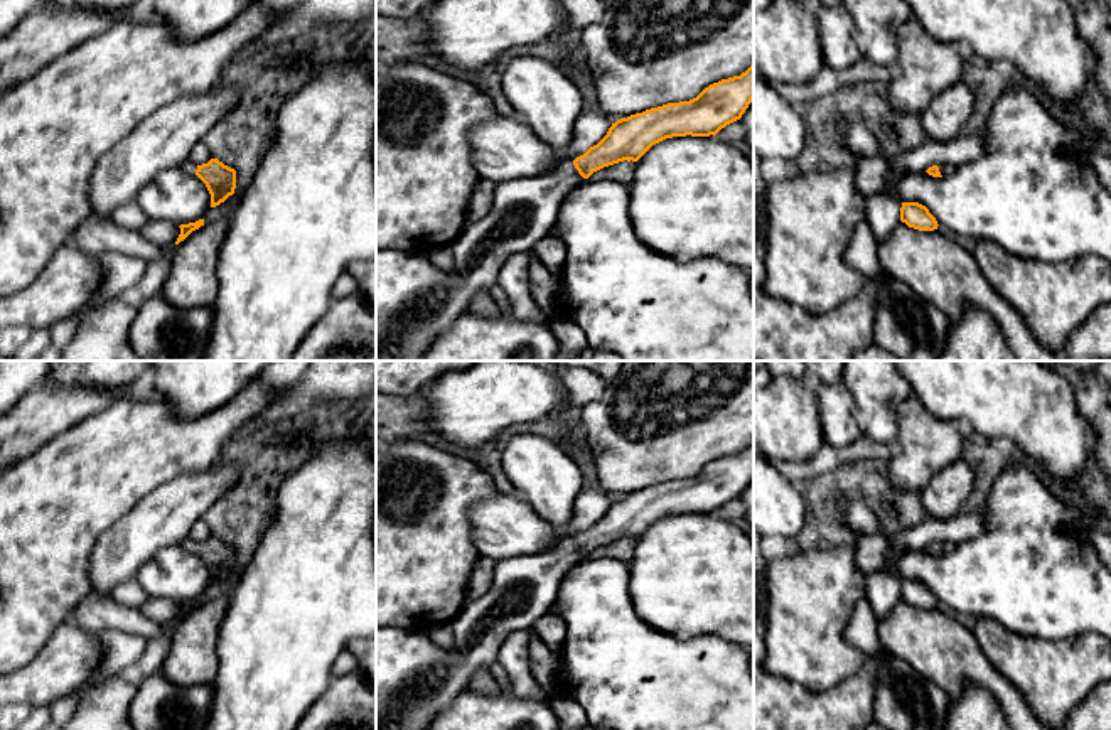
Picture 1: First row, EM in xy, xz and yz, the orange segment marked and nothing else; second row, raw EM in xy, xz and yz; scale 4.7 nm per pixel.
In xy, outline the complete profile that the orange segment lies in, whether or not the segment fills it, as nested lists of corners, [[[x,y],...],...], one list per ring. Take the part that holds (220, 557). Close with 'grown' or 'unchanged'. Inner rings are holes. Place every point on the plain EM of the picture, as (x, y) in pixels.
[[[211,536],[202,543],[196,543],[194,539],[187,538],[180,543],[180,548],[185,551],[196,551],[206,561],[211,572],[211,585],[219,583],[234,572],[236,548],[224,543],[217,536]]]; grown

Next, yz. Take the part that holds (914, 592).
[[[902,580],[900,598],[919,609],[934,609],[939,604],[929,587],[919,580]]]; unchanged

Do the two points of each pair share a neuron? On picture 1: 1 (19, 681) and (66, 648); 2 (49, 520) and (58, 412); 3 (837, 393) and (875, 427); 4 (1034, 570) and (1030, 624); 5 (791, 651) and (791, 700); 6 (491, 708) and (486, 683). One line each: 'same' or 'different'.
1: same
2: different
3: same
4: same
5: different
6: different

